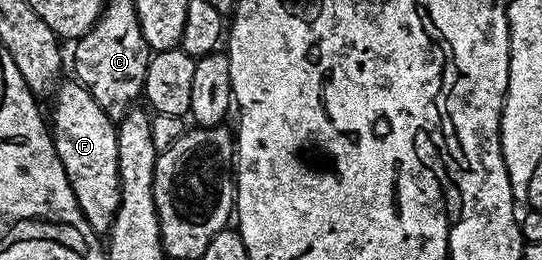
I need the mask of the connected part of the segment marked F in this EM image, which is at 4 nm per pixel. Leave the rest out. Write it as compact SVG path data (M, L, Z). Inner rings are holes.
M63 80L52 94L54 114L49 114L48 125L52 130L56 155L60 155L60 163L64 163L64 175L68 175L68 183L72 187L72 195L76 195L76 203L80 203L80 211L84 219L88 219L95 233L106 235L114 222L116 211L120 207L120 171L118 170L118 131L115 122L92 99L92 95L77 80Z

